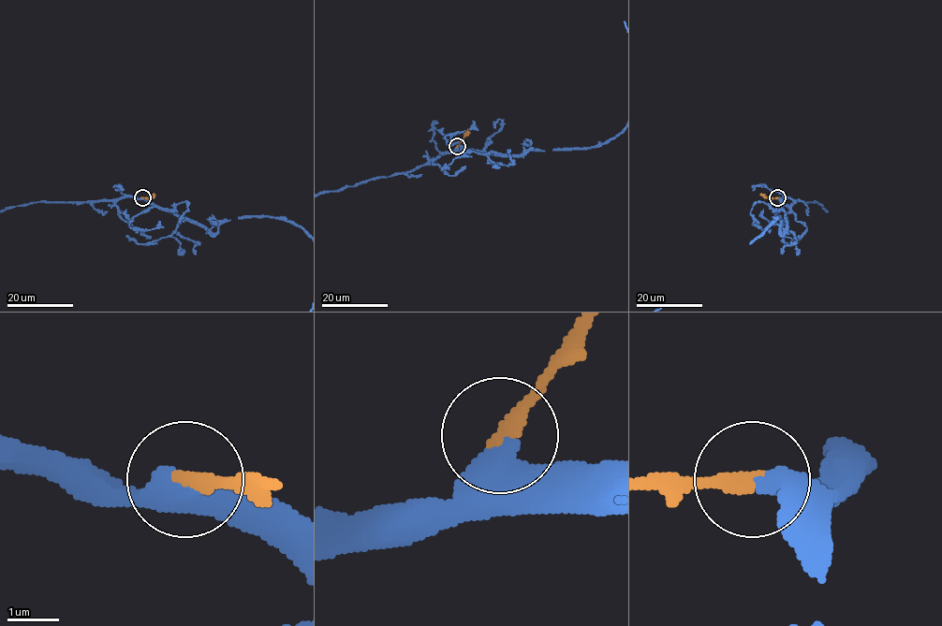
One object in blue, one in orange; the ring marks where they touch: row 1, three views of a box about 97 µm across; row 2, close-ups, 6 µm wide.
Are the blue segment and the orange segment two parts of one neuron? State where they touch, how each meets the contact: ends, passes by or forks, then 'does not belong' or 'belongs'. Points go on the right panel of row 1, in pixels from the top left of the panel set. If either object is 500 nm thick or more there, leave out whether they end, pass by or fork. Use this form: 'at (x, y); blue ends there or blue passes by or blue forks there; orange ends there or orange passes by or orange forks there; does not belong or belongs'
at (777, 197); belongs

